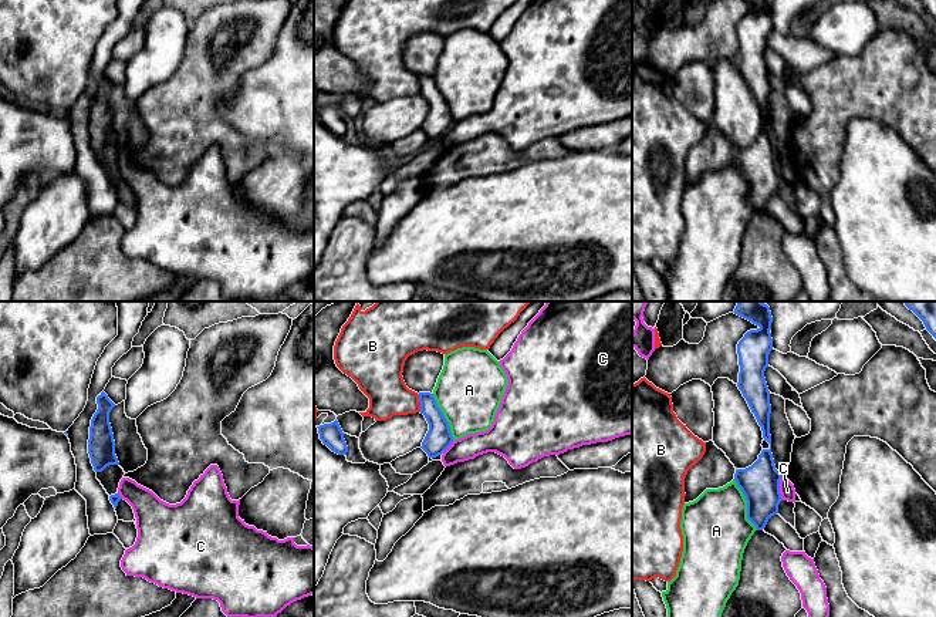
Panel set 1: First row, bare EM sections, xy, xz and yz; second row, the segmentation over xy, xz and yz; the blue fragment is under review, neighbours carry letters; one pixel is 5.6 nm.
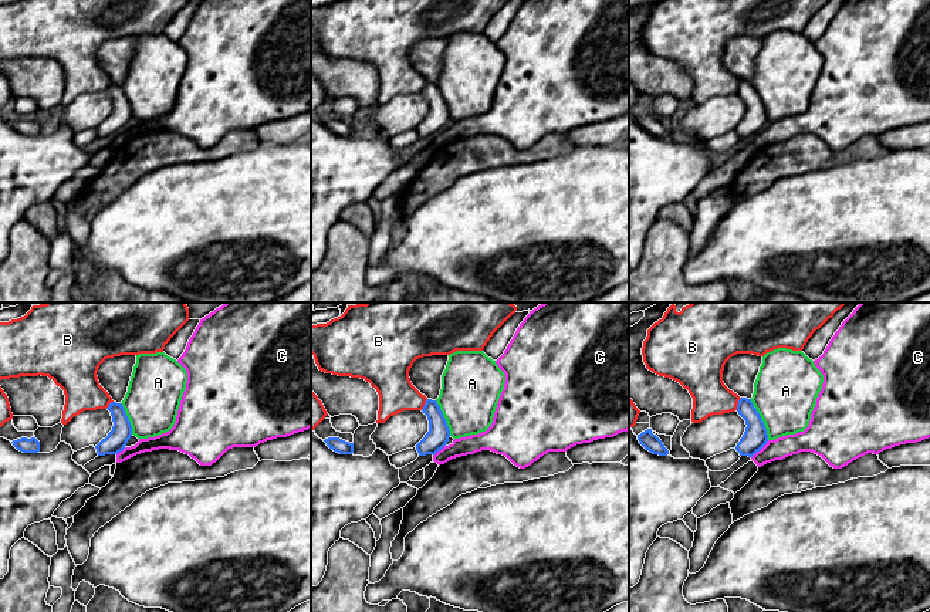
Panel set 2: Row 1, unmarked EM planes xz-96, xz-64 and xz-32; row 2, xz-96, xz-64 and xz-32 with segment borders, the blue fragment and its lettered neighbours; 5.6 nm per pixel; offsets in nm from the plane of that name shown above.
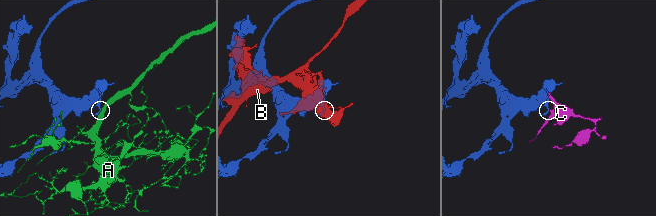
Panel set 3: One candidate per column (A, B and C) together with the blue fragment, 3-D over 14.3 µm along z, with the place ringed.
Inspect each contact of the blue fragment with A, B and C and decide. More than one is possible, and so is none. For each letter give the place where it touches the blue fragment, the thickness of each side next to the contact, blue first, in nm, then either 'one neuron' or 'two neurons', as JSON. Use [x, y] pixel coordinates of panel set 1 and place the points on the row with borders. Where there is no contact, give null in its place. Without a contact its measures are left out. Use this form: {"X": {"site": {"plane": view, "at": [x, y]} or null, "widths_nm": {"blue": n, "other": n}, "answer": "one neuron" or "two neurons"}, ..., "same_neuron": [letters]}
{"A": {"site": {"plane": "yz", "at": [747, 505]}, "widths_nm": {"blue": 220, "other": 380}, "answer": "two neurons"}, "B": {"site": {"plane": "xz", "at": [419, 401]}, "widths_nm": {"blue": 150, "other": 240}, "answer": "two neurons"}, "C": {"site": {"plane": "yz", "at": [779, 488]}, "widths_nm": {"blue": 220, "other": 90}, "answer": "two neurons"}, "same_neuron": []}

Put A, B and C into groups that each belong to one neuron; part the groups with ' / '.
A / B / C

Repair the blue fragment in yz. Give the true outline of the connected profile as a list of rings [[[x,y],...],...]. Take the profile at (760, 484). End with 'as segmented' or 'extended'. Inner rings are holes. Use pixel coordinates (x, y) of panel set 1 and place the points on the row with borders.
[[[739,301],[734,314],[751,321],[758,328],[750,330],[737,344],[739,354],[739,382],[737,387],[746,398],[751,412],[754,414],[758,425],[763,431],[763,438],[770,444],[768,449],[763,449],[758,459],[746,469],[737,469],[734,473],[734,481],[741,489],[747,500],[747,519],[756,526],[757,530],[763,530],[768,519],[778,513],[778,505],[783,500],[780,493],[780,481],[783,475],[776,469],[773,454],[771,454],[771,435],[770,435],[770,391],[764,378],[764,371],[768,367],[768,354],[773,350],[771,338],[771,311],[763,301]]]; as segmented

